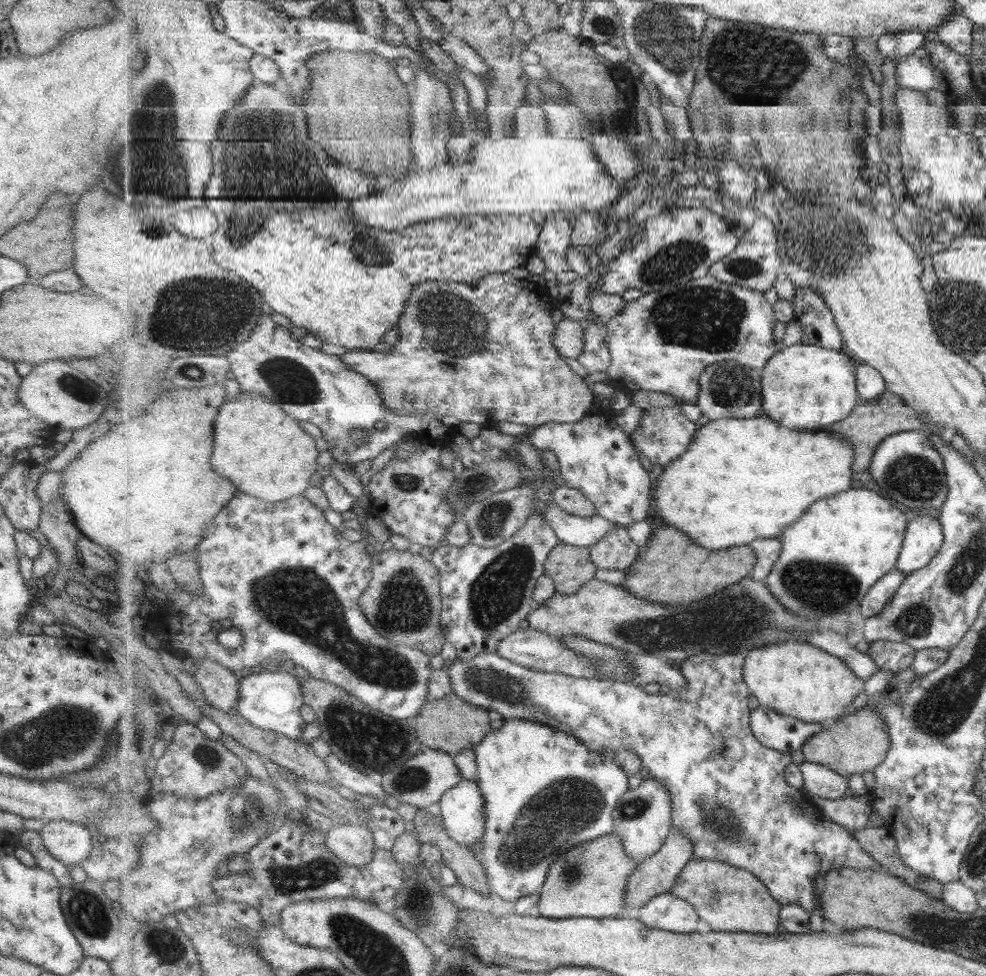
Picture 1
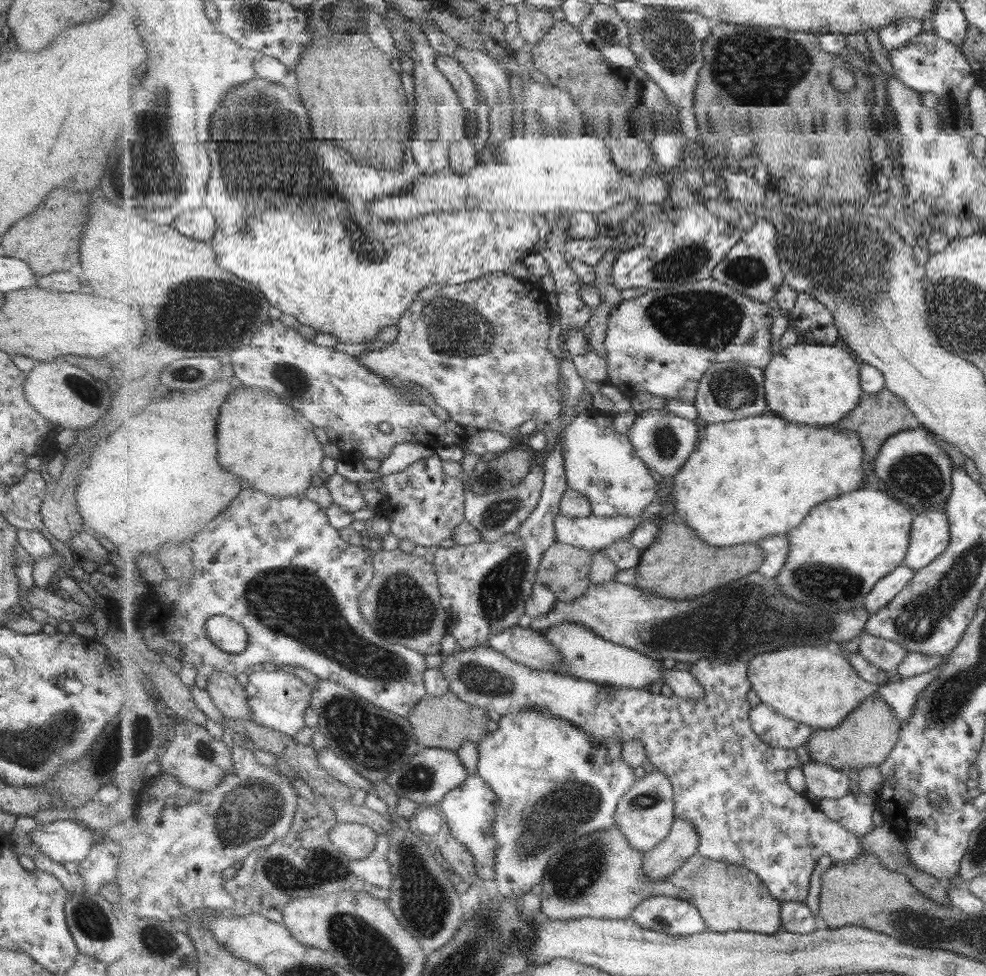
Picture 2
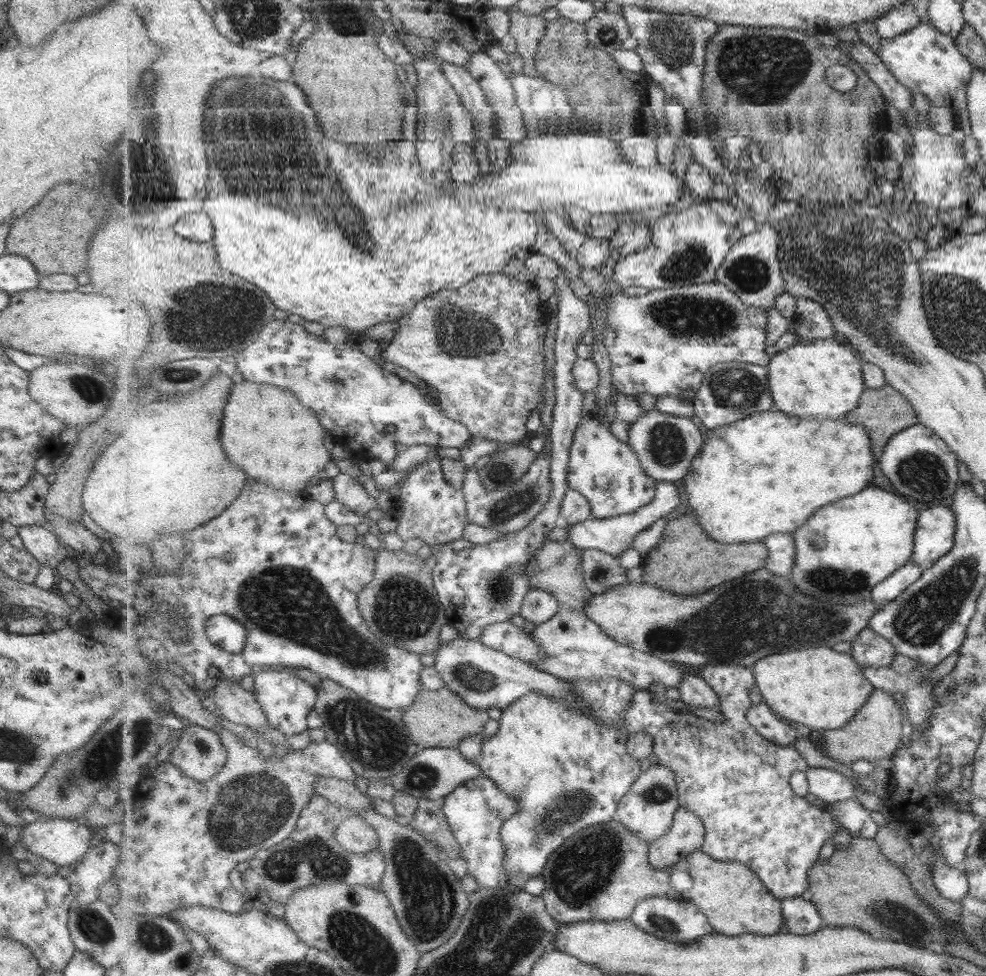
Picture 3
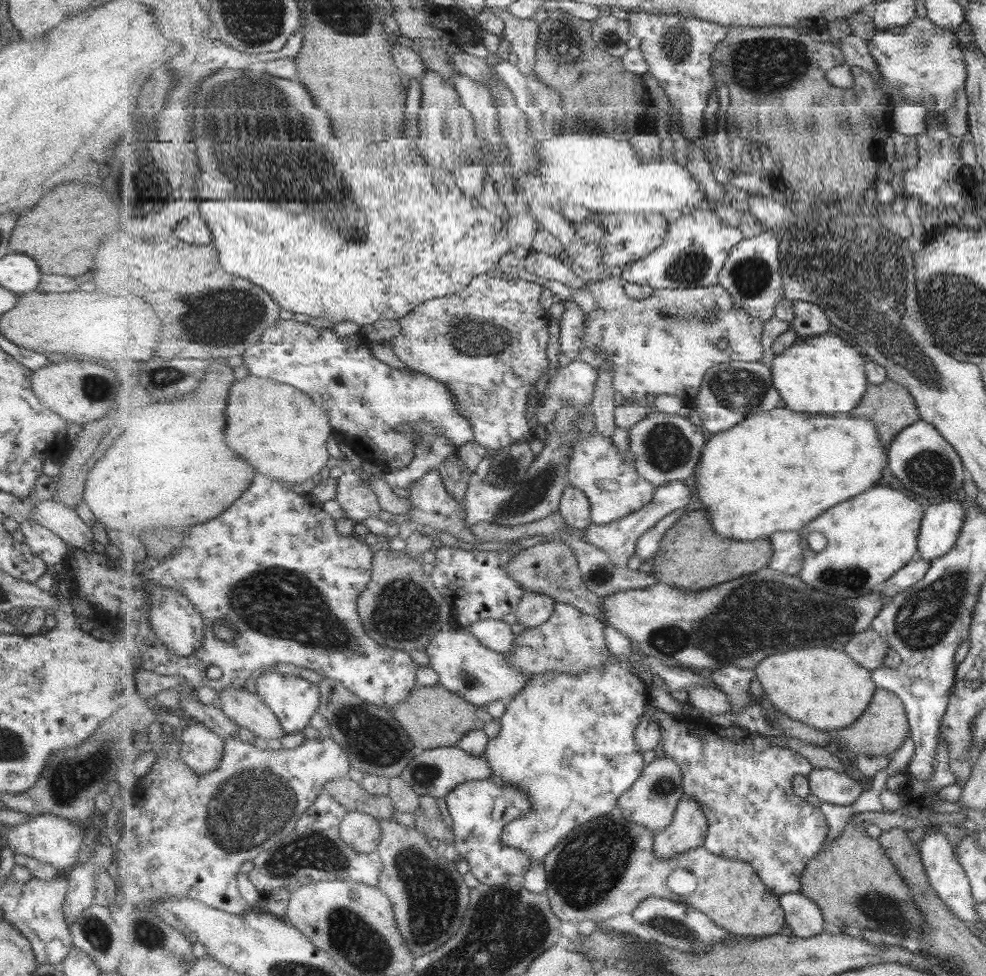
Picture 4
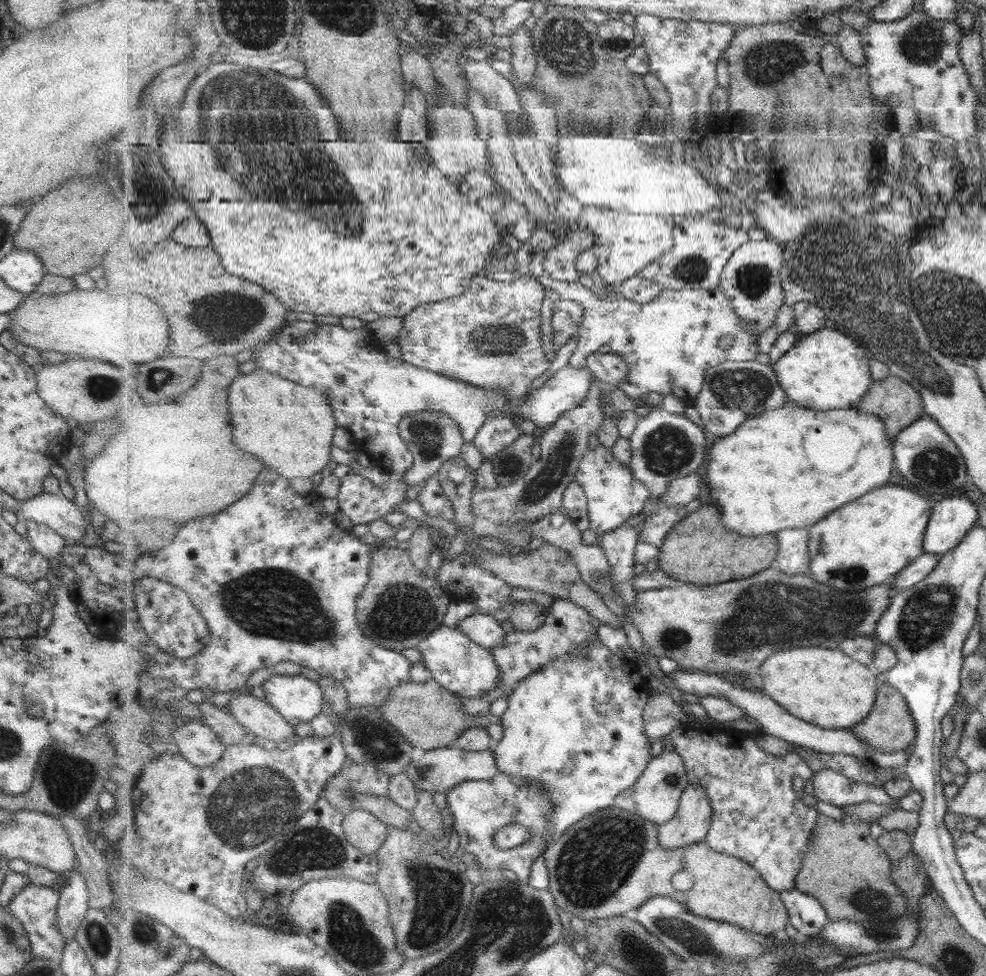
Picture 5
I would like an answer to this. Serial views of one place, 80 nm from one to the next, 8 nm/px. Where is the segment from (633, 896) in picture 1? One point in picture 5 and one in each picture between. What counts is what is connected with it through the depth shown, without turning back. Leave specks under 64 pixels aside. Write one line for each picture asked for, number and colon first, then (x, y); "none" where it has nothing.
2: (661, 862)
3: (688, 834)
4: (689, 828)
5: (693, 821)

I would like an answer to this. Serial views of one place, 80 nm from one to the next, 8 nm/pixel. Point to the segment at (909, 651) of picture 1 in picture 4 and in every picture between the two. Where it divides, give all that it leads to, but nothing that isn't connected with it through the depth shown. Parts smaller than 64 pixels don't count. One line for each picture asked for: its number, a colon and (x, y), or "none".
2: (887, 655)
3: (871, 649)
4: (868, 648)

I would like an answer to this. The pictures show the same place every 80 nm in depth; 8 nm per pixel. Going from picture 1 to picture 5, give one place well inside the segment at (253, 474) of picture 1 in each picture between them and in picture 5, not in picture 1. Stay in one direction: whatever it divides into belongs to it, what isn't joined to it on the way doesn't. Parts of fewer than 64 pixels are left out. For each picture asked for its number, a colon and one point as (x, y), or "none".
2: (271, 444)
3: (268, 431)
4: (279, 429)
5: (292, 427)

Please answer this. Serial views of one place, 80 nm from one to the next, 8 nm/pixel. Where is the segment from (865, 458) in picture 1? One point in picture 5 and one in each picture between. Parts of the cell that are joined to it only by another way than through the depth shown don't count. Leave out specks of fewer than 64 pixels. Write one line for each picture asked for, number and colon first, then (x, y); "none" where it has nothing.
2: (880, 416)
3: (886, 412)
4: (890, 406)
5: (896, 401)

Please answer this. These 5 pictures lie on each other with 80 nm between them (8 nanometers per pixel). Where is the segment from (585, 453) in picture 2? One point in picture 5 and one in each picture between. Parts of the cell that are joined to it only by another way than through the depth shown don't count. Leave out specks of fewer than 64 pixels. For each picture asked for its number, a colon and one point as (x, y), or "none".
3: (606, 470)
4: (606, 475)
5: (614, 495)

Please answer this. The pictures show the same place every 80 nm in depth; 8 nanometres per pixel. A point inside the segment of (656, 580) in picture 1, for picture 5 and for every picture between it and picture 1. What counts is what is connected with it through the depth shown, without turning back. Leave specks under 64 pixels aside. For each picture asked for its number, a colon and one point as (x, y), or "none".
2: (679, 565)
3: (687, 560)
4: (692, 555)
5: (701, 550)

